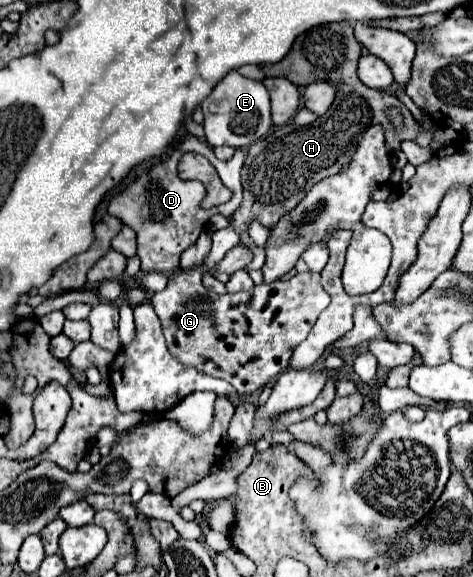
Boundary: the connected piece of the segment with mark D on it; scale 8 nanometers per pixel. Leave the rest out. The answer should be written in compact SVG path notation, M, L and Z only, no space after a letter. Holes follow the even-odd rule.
M186 134L184 140L158 164L154 166L140 166L136 170L134 180L118 194L114 194L110 198L110 206L108 206L108 214L116 216L122 220L122 224L130 226L136 236L138 236L138 258L142 260L142 272L164 272L170 274L178 268L178 260L180 254L196 242L196 238L200 236L200 232L208 226L208 220L212 214L220 212L224 216L230 216L244 198L242 192L242 182L240 182L240 172L244 166L244 152L236 150L234 158L228 162L222 162L214 156L212 148L198 140L194 134ZM186 152L198 152L202 156L206 156L210 160L212 166L216 166L216 172L220 174L220 180L224 182L224 186L228 186L234 196L230 202L210 208L210 210L202 210L202 200L204 200L204 186L196 180L180 180L176 174L176 164L180 160L182 154Z

